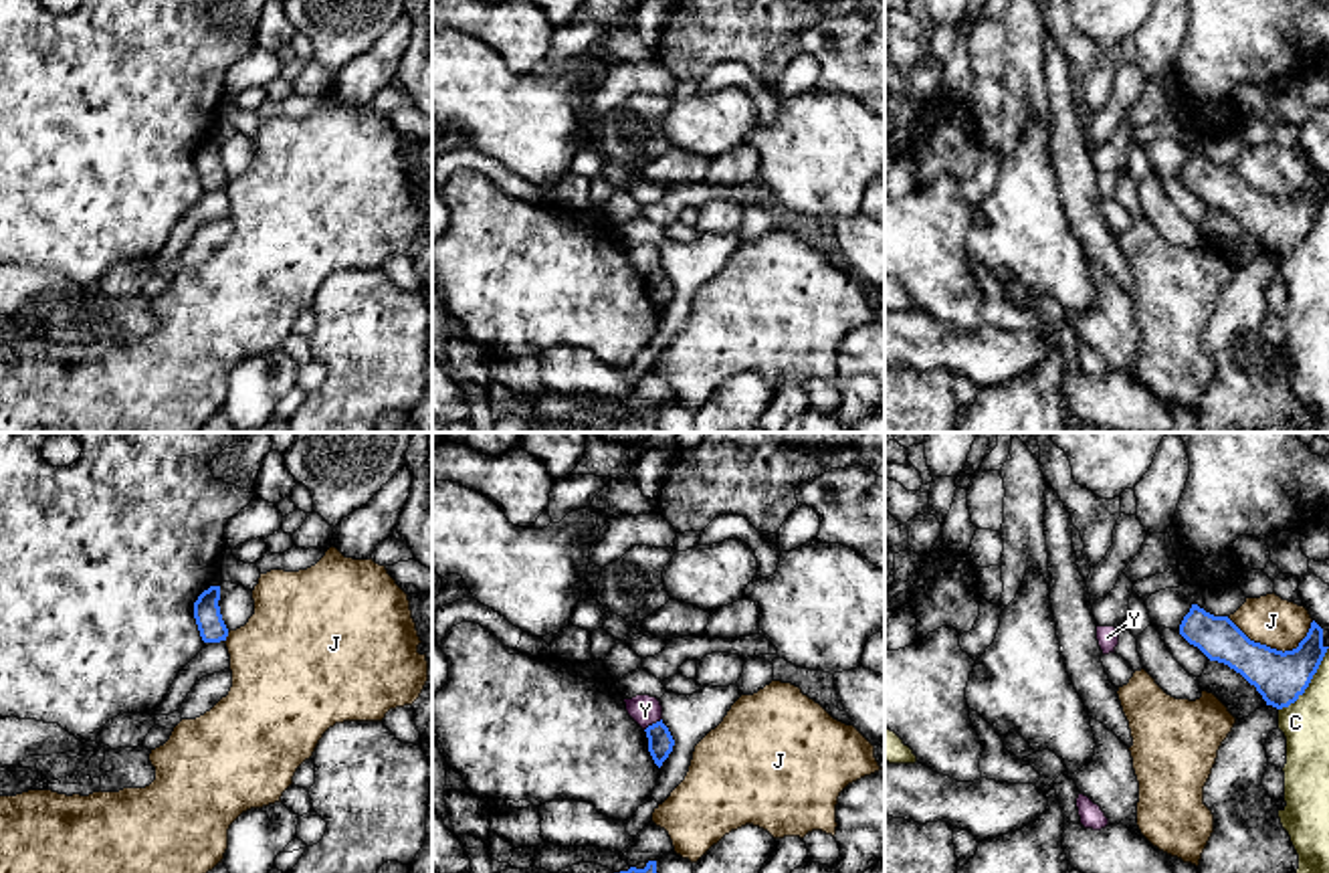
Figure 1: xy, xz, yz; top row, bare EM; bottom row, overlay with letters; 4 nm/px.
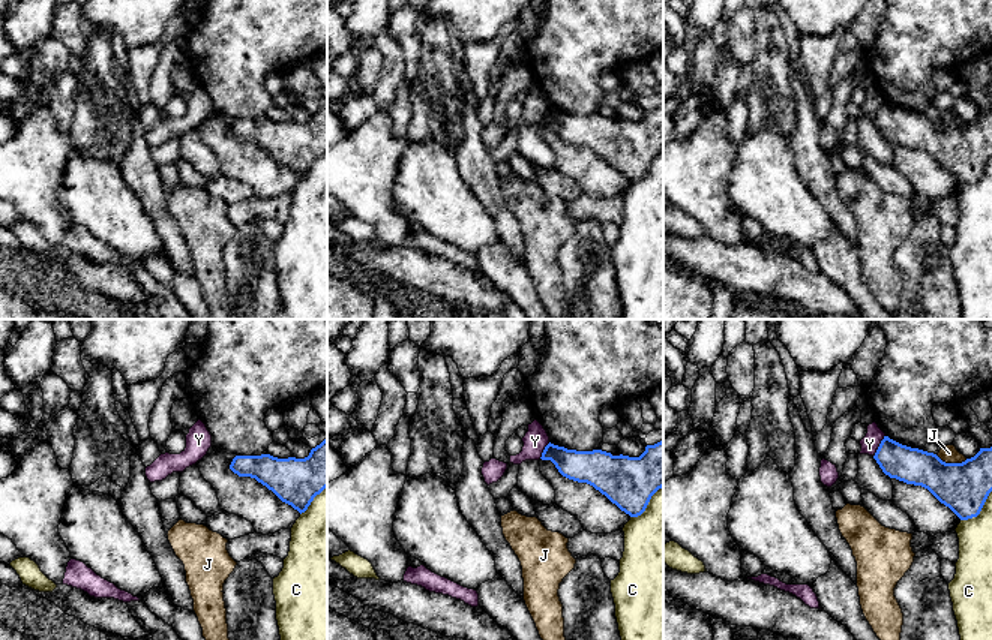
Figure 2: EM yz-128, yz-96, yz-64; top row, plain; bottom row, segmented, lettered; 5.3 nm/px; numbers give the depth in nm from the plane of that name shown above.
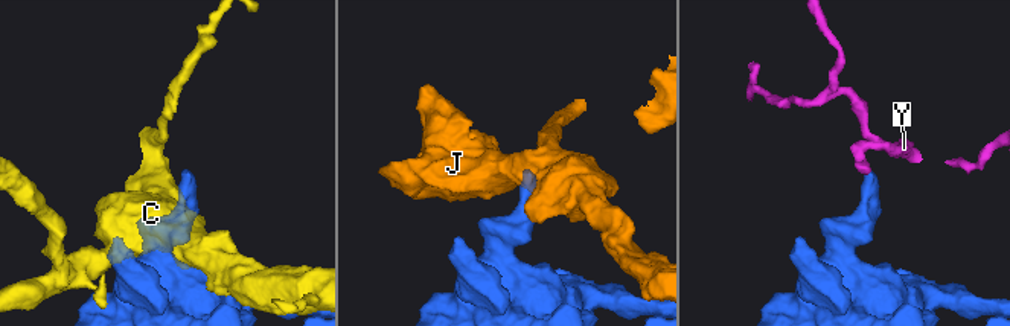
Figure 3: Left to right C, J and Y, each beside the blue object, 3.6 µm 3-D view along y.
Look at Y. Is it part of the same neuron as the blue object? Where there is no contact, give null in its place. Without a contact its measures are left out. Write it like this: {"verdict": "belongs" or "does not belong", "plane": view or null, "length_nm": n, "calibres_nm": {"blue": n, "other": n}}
{"verdict": "does not belong", "plane": "xz", "length_nm": 90, "calibres_nm": {"blue": 100, "other": 120}}

